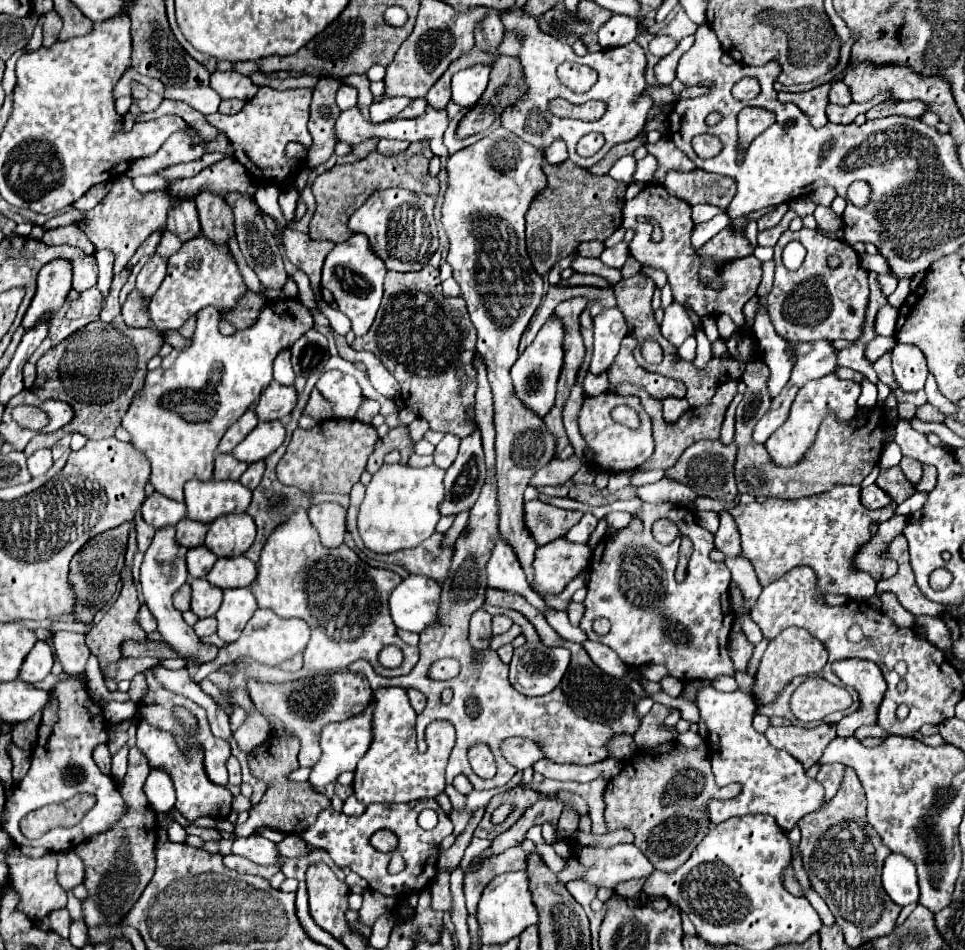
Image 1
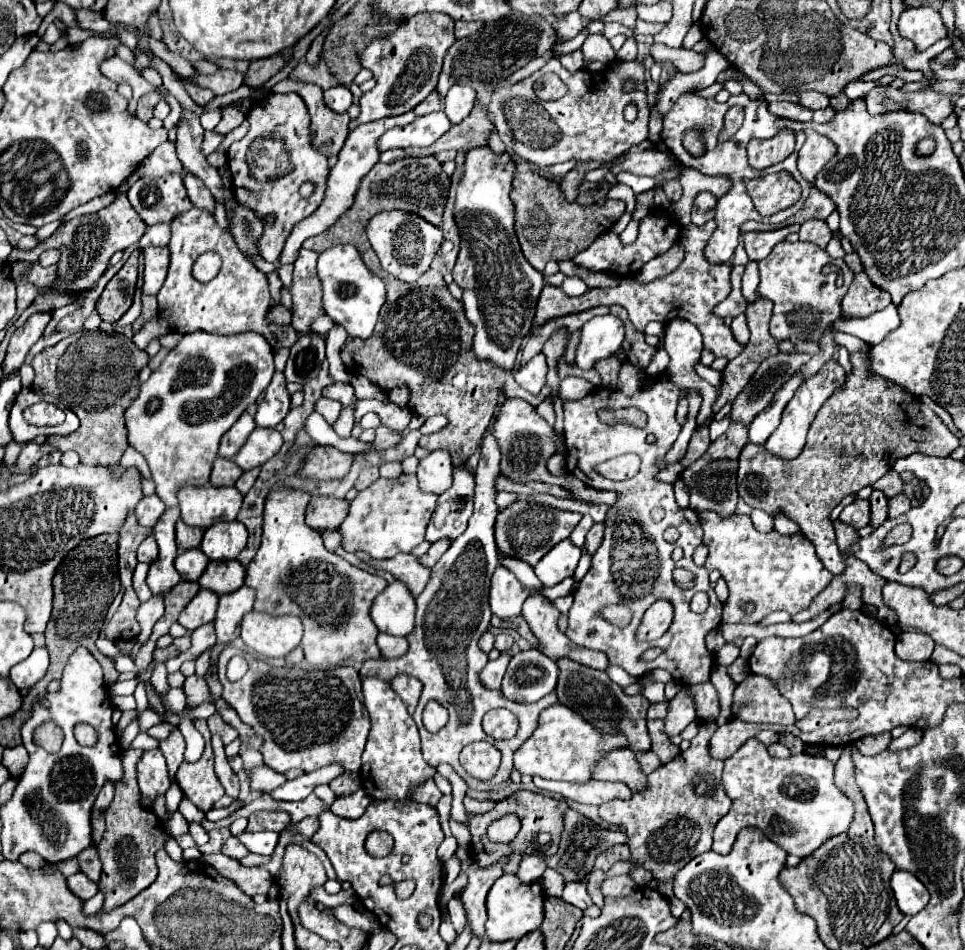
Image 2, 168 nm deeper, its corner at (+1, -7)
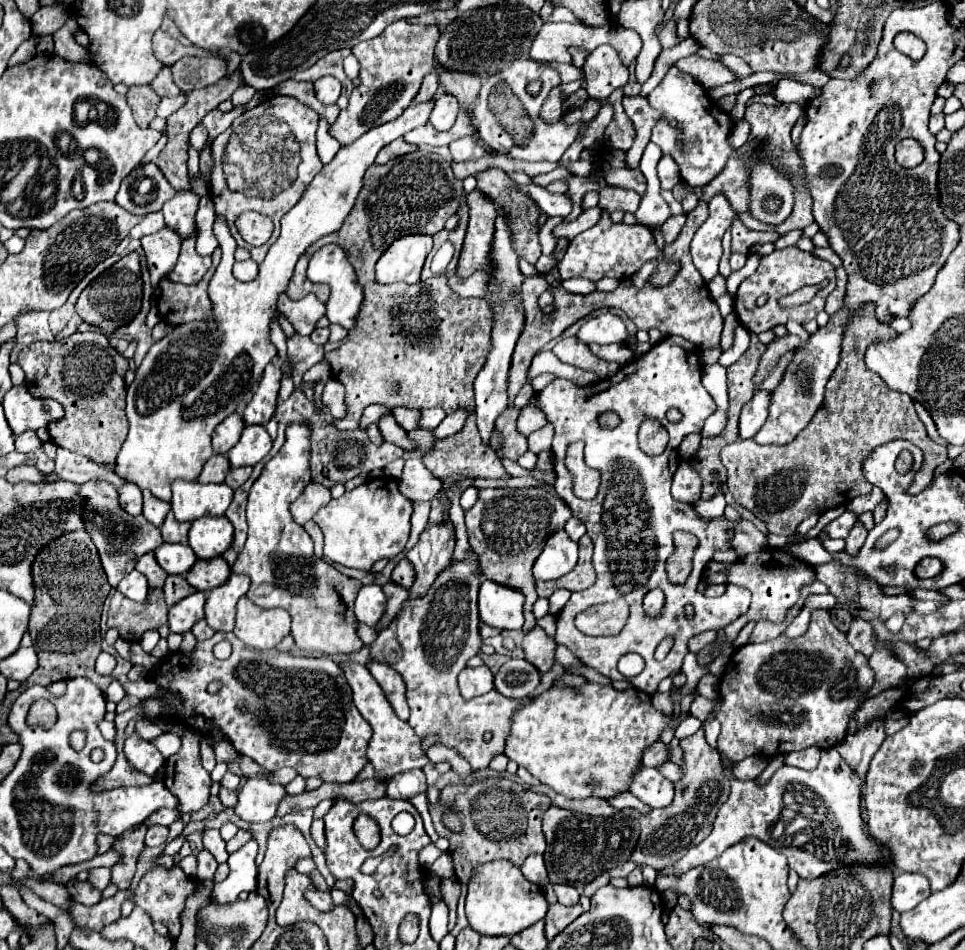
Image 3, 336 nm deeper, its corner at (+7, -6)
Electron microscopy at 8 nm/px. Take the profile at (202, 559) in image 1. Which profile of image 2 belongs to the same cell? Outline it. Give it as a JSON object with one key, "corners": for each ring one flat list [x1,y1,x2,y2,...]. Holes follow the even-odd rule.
{"corners":[[201,549,179,551,173,561,173,565,183,581,197,581,203,575,207,563,209,563,209,559,205,559,205,553]]}

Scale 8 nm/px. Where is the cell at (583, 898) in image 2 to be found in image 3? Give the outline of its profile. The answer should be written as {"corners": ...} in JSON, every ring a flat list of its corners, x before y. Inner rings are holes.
{"corners":[[557,884,555,886,555,894,557,894,557,898,559,898,559,902,561,904,569,904,569,906,573,906,573,904,579,904,579,892,575,890,575,888,571,888,571,886,563,886,563,884]]}

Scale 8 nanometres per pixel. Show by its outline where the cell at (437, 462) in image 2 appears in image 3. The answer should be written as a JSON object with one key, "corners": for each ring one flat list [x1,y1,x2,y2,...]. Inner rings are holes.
{"corners":[[411,458,405,462,403,474,399,478,399,490,411,500,431,502,441,492,441,480,425,468,421,458]]}

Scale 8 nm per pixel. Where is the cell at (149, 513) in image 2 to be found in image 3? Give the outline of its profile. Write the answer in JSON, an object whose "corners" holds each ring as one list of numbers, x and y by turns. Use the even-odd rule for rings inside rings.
{"corners":[[127,482,127,484,119,490,119,502,121,502,121,506,123,506,131,516,139,516,139,514,143,512,141,488,135,486,133,482]]}

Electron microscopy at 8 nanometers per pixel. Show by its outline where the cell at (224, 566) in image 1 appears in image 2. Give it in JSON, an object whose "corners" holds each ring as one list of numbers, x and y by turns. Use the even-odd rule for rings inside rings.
{"corners":[[235,559,233,561,209,561,207,569,199,577,199,585,217,595,231,593,243,585,243,579,245,579,243,573,245,573,245,567,237,563]]}

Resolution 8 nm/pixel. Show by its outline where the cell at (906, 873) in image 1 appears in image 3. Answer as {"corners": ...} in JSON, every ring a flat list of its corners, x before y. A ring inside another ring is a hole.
{"corners":[[909,872,895,874,891,904,897,912,907,912,907,910,915,908,929,894,931,894,929,880,923,878,921,874,909,874]]}

